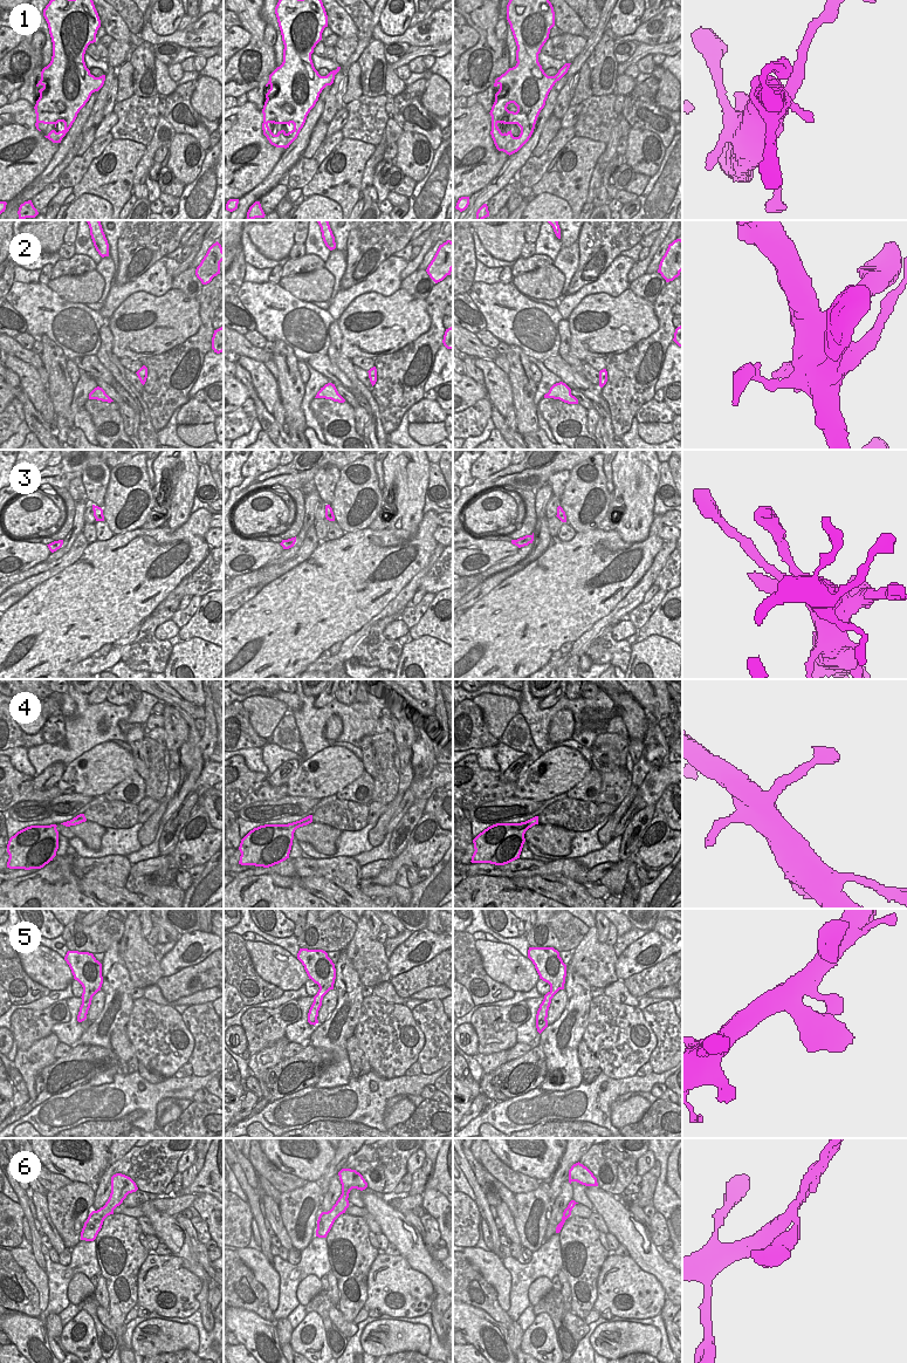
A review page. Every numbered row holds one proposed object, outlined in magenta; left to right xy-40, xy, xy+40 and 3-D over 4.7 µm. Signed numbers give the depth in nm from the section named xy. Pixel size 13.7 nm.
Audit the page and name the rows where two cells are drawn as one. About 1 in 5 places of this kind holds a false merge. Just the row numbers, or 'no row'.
no row.

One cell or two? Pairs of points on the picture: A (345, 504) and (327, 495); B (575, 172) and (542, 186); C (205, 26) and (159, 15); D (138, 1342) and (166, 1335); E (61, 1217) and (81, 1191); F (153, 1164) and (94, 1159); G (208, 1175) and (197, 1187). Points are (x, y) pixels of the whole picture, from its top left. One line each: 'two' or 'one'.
A: two
B: one
C: two
D: one
E: one
F: two
G: one

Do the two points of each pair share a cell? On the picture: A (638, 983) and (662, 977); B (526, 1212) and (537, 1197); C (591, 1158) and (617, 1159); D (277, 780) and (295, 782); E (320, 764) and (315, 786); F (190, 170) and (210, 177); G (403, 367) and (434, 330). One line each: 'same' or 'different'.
A: same
B: same
C: same
D: different
E: same
F: different
G: same

